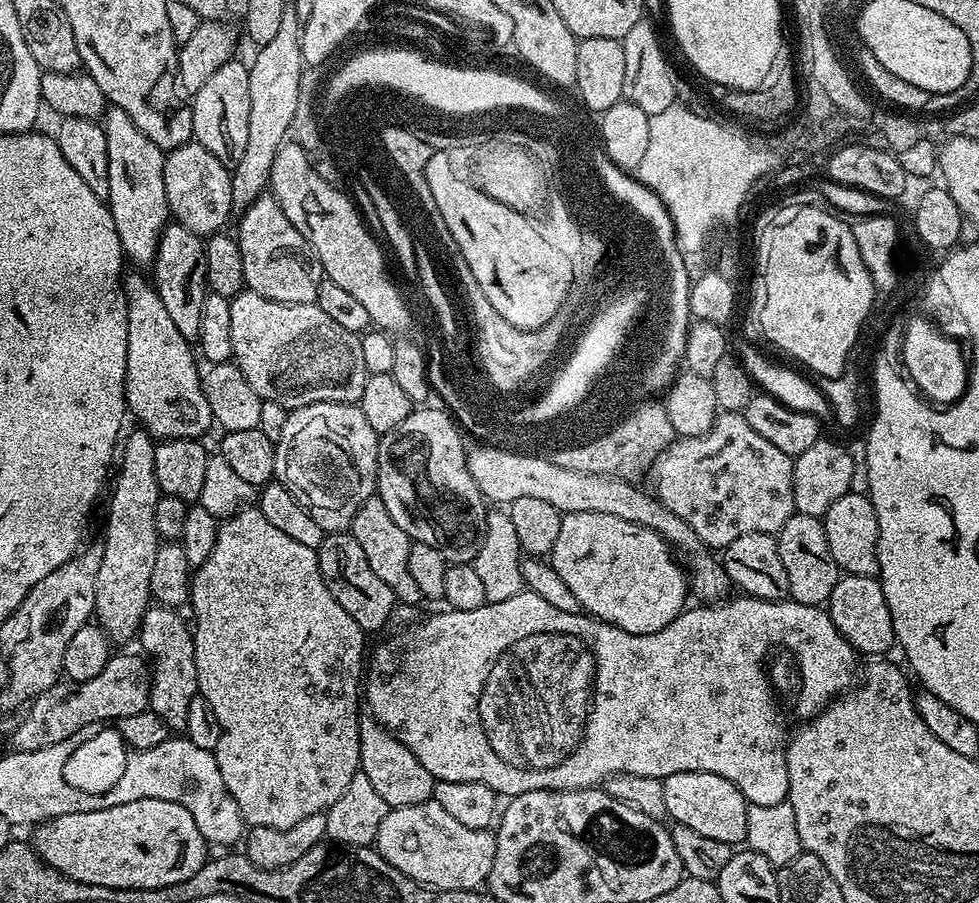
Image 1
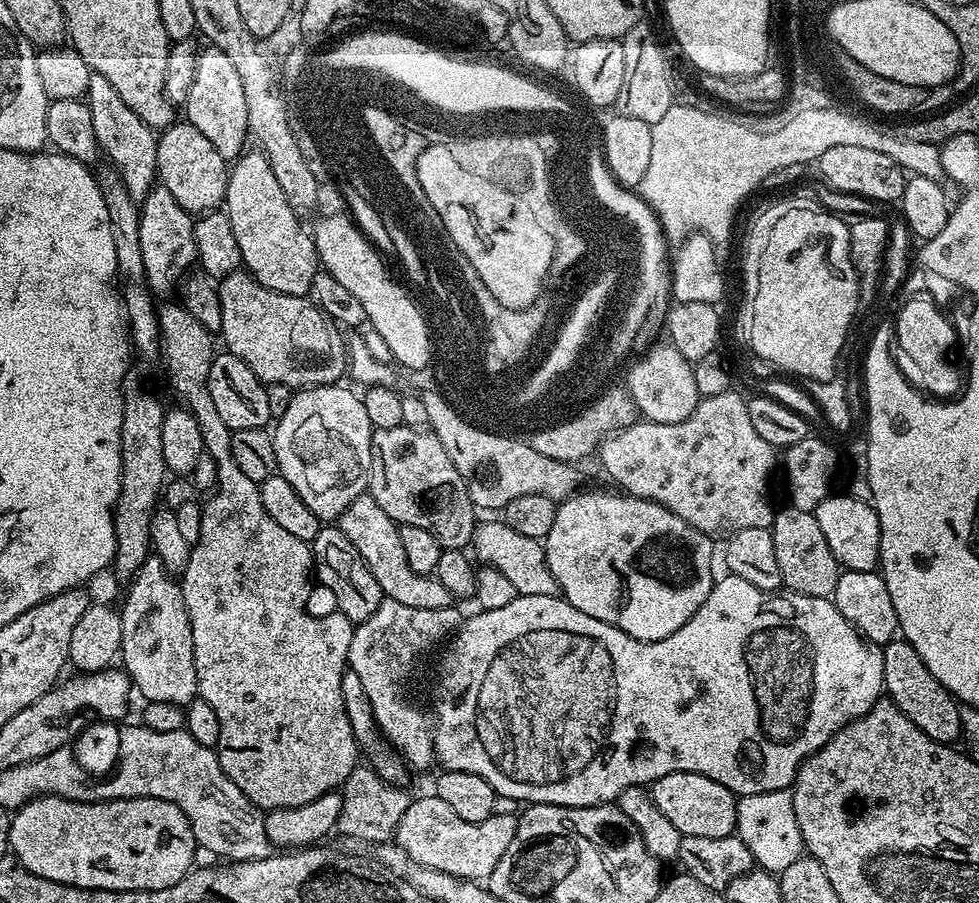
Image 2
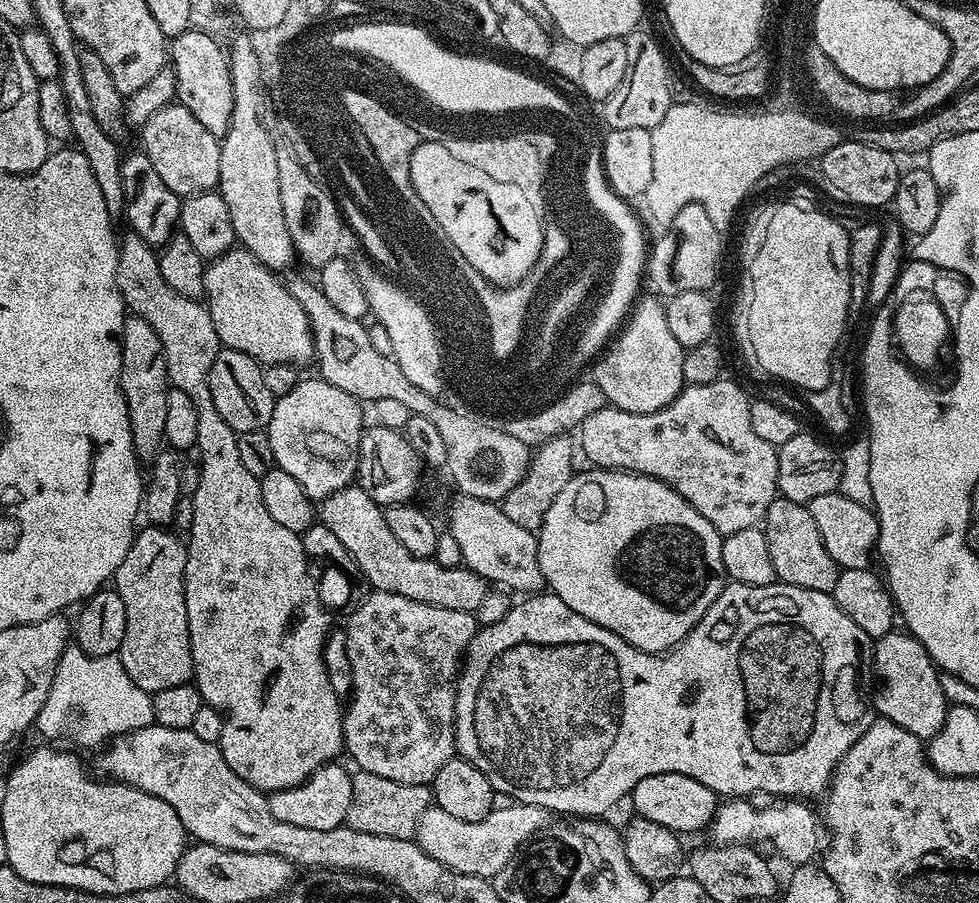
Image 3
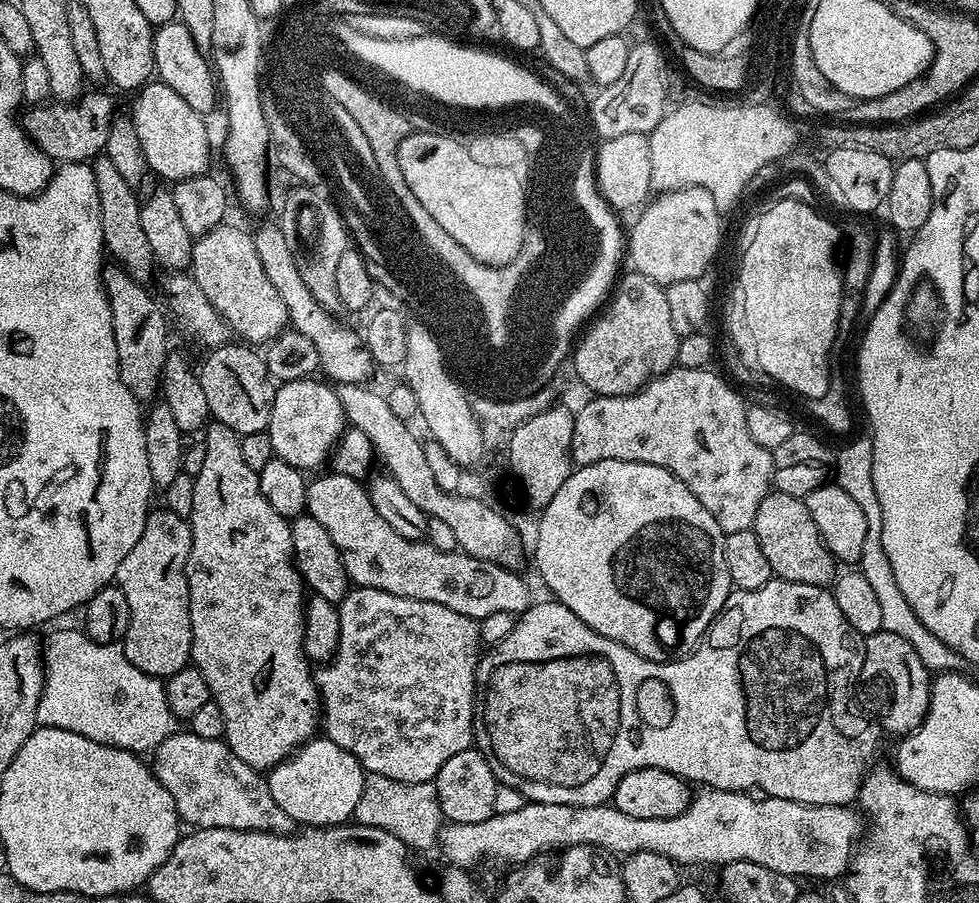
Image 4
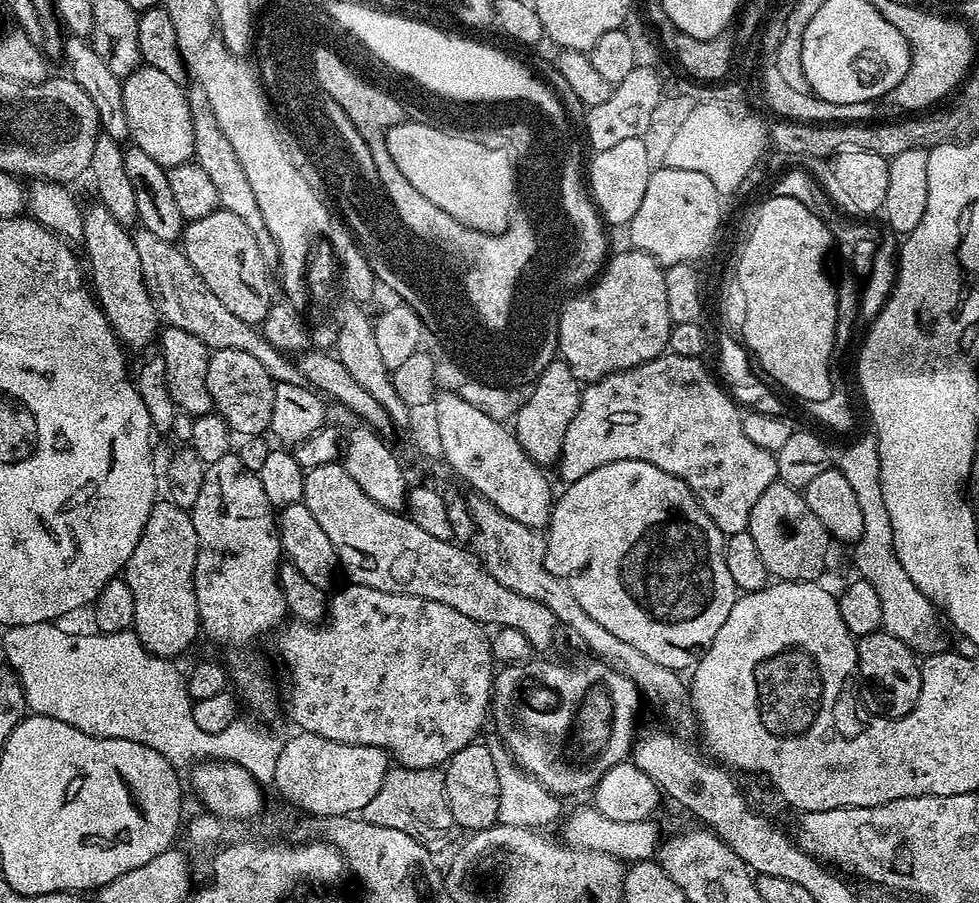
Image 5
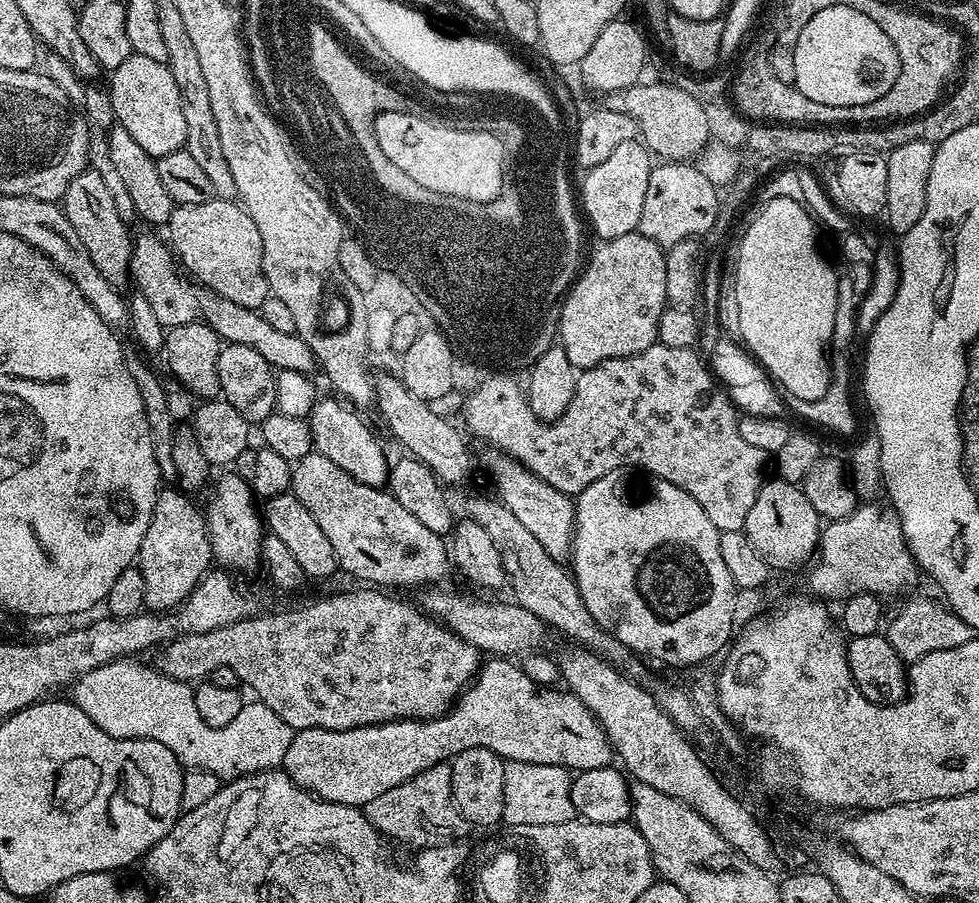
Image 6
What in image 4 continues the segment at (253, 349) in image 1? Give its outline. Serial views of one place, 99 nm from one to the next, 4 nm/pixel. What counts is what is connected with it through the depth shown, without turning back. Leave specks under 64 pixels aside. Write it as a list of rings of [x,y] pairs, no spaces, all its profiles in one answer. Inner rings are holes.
[[[231,222],[218,225],[210,230],[210,234],[193,243],[190,275],[209,298],[210,305],[224,316],[241,341],[252,346],[264,346],[285,331],[289,323],[286,306],[282,306],[278,290],[274,290],[270,278],[266,278],[266,270],[262,270],[252,237],[251,231],[235,228]]]

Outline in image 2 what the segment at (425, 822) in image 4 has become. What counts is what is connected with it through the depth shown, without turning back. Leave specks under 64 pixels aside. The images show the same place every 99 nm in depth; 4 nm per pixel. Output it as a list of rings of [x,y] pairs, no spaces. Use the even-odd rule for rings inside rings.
[[[357,766],[344,779],[339,789],[342,798],[342,814],[338,814],[336,828],[344,836],[352,840],[361,840],[364,844],[375,846],[391,841],[396,835],[398,822],[402,822],[402,814],[413,802],[408,796],[409,789],[399,784],[391,784],[383,780],[371,766]]]

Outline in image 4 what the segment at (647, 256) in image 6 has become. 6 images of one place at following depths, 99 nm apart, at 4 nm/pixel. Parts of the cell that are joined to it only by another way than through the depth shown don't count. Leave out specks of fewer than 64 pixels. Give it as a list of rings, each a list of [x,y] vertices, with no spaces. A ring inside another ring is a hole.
[[[641,272],[629,273],[619,277],[606,310],[585,327],[570,357],[577,378],[597,396],[629,396],[676,364],[680,337],[670,326],[664,288]]]

